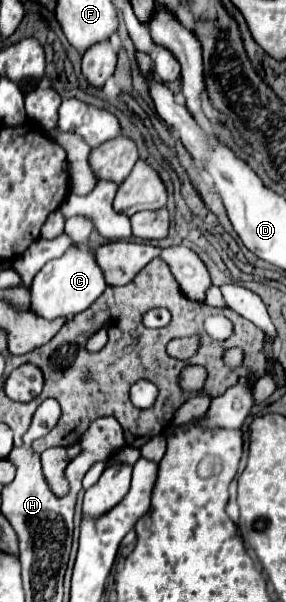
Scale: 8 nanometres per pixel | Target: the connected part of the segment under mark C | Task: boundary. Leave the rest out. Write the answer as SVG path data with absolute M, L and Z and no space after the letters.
M70 247L62 259L48 263L36 277L30 287L32 291L32 305L30 311L42 319L58 319L58 317L74 317L86 311L106 289L104 275L100 267L94 263L94 255L86 251L86 247Z

